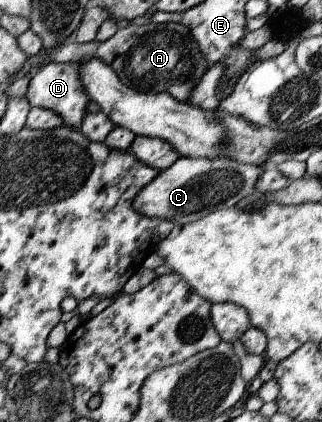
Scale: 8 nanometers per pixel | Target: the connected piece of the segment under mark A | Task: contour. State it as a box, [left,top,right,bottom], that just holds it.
[26,22,209,102]

